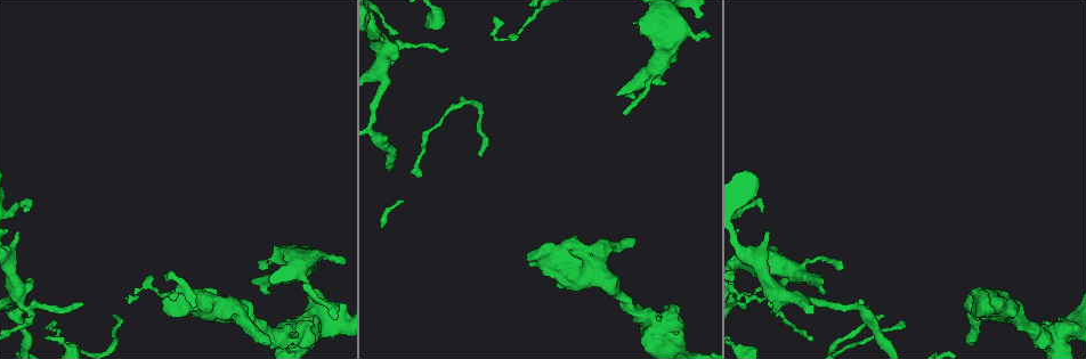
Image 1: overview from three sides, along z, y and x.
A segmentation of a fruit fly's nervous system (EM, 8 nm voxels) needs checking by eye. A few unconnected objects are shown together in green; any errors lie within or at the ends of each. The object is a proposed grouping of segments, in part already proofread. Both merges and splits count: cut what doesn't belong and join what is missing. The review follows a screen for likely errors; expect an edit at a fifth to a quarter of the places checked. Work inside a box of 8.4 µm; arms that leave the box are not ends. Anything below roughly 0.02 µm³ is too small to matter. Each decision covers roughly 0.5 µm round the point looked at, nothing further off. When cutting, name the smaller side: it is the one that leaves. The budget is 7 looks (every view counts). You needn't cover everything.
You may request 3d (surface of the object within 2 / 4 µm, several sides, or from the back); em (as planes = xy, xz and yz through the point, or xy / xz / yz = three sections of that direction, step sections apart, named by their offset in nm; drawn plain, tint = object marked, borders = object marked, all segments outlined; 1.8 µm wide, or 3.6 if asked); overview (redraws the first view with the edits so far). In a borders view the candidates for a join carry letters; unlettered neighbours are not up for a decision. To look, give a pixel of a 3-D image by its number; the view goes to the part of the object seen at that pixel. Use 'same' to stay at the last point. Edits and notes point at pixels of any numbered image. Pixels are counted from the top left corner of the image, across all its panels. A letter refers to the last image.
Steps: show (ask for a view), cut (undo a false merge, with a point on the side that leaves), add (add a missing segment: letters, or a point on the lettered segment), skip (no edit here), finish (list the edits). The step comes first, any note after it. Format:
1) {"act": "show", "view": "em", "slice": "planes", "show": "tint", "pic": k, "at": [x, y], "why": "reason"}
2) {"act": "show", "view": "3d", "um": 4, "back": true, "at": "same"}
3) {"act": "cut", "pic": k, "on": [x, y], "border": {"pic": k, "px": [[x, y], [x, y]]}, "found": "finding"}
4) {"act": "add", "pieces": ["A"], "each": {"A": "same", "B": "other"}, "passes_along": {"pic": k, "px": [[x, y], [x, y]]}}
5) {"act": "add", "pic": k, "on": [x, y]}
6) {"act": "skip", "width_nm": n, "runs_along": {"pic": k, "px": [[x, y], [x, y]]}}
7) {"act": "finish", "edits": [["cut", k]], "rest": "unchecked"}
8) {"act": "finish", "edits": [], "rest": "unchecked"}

{"act": "show", "view": "em", "slice": "yz", "step": 4, "show": "tint", "pic": 1, "at": [378, 89], "why": "thick turns thin"}

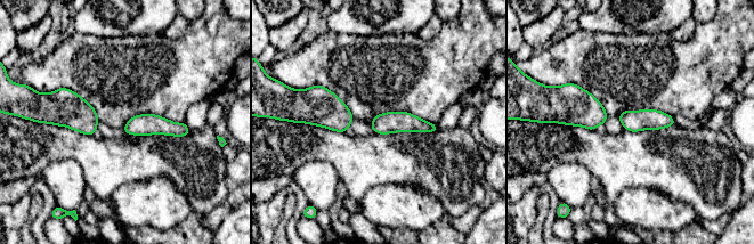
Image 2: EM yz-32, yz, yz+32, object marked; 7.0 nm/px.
{"act": "show", "view": "em", "slice": "xz", "step": 8, "show": "borders", "at": "same"}

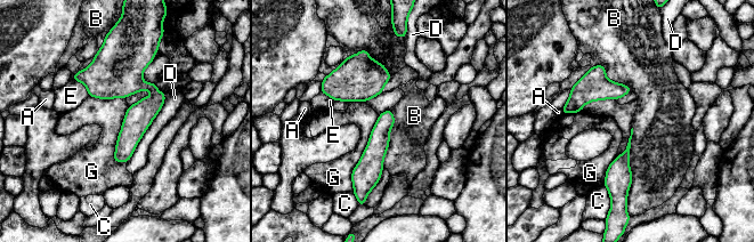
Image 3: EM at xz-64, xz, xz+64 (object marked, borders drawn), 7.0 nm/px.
{"act": "skip", "each": {"A": "other", "B": "other", "C": "other", "D": "other", "E": "other", "G": "other"}, "border": {"pic": 3, "px": [[379, 115], [353, 170], [351, 191]]}, "found": "one neuron here"}

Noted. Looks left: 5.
{"act": "show", "view": "3d", "um": 2, "pic": 1, "at": [252, 280], "why": "branch stops here"}

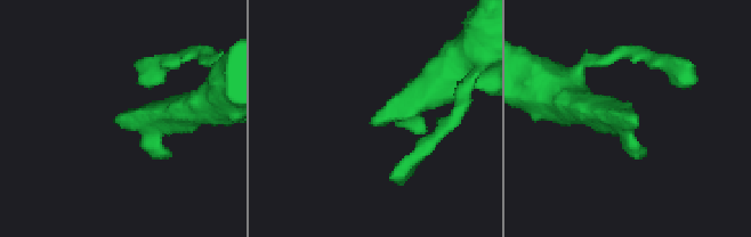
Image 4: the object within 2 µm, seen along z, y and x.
{"act": "show", "view": "em", "slice": "xy", "step": 8, "show": "borders", "pic": 4, "at": [636, 119]}

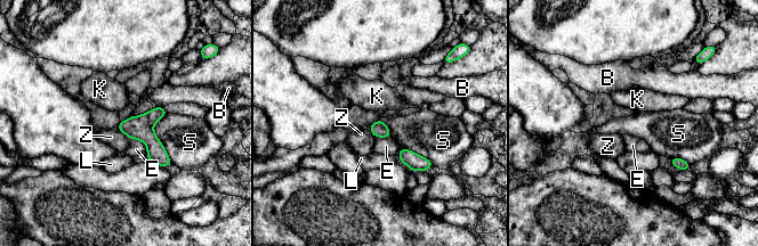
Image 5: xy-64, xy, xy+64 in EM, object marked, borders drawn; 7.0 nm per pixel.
{"act": "skip", "each": {"B": "other", "E": "other", "K": "other", "L": "other", "S": "other", "Z": "other"}, "border": {"pic": 5, "px": [[166, 113], [153, 131], [171, 163]]}, "found": "no lettered segment goes on from it"}

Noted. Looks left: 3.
{"act": "show", "view": "em", "slice": "yz", "step": 8, "show": "tint", "pic": 1, "at": [702, 16], "why": "branch stops here"}

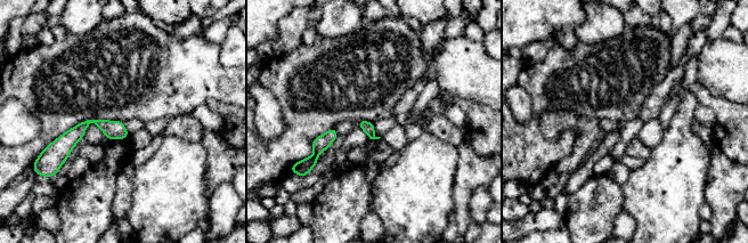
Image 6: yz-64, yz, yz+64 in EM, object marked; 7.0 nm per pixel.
{"act": "show", "view": "em", "slice": "yz", "step": 8, "show": "borders", "at": "same"}

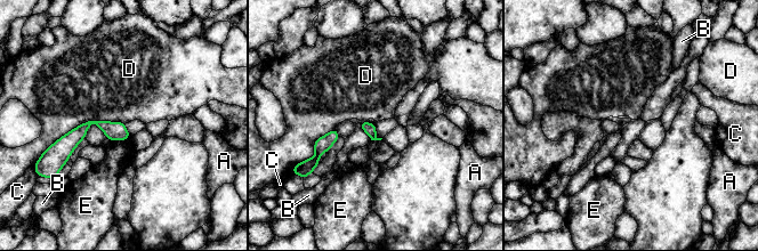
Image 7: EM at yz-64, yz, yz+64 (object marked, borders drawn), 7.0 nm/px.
{"act": "skip", "width_nm": 80, "each": {"A": "other", "B": "other", "C": "other", "D": "other", "E": "other"}, "runs_along": {"pic": 7, "px": [[126, 135], [90, 122], [57, 148]]}, "found": "no lettered segment goes on from it"}

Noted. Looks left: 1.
{"act": "finish", "edits": [], "rest": "unchecked"}

